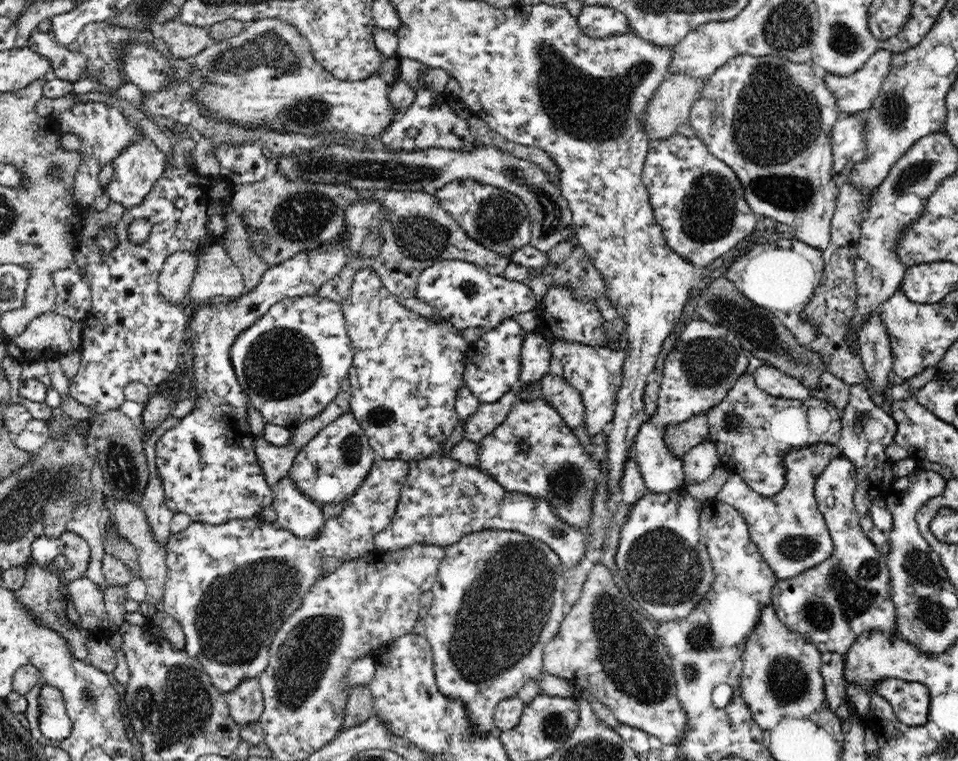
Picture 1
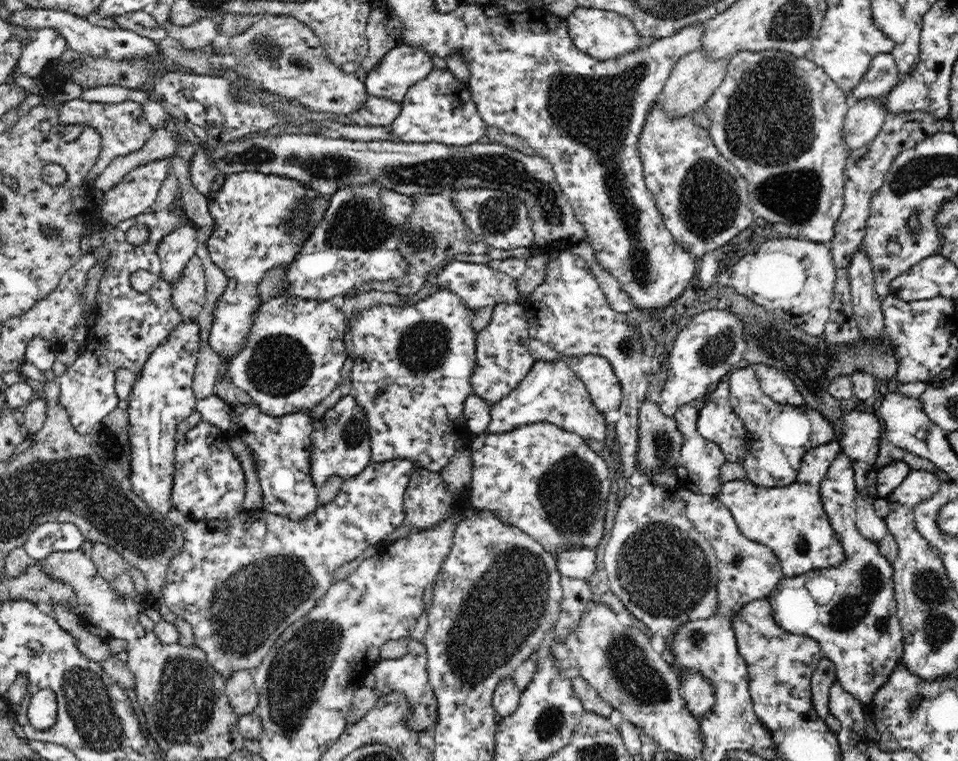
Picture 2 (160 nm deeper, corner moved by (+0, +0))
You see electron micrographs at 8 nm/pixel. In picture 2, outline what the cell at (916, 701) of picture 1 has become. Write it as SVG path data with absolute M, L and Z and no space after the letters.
M843 454L833 461L826 477L820 484L822 505L827 519L840 537L846 553L846 561L838 567L808 572L798 577L784 577L770 593L775 621L788 632L806 635L819 643L824 657L829 658L836 667L836 678L846 692L856 697L863 705L872 706L874 695L889 682L891 672L899 665L903 655L904 635L897 617L897 602L894 596L893 567L880 552L879 543L860 534L855 525L856 478L852 462Z

